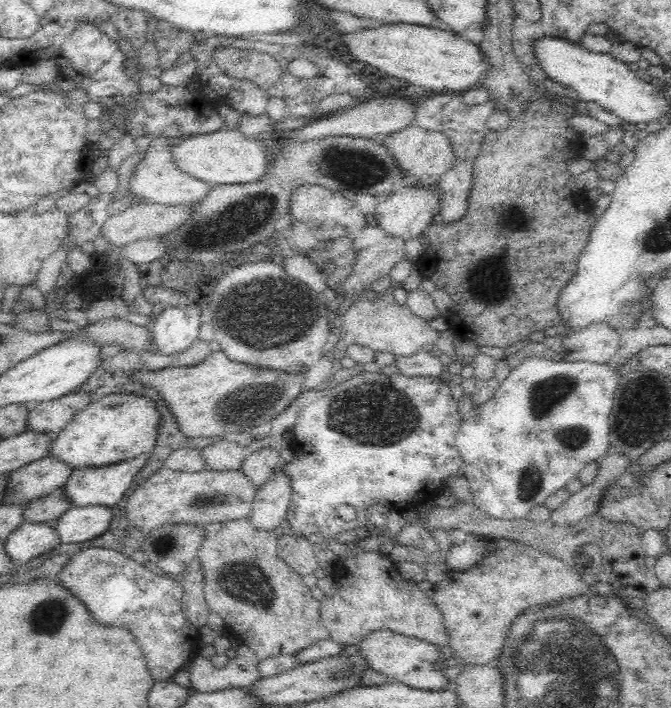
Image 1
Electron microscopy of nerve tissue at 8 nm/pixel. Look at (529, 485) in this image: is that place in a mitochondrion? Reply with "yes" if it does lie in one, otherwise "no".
yes

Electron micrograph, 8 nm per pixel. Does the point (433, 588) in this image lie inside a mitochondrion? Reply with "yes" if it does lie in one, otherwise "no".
no

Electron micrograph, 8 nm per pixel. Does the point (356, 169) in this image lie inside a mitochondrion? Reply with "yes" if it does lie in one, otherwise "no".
yes

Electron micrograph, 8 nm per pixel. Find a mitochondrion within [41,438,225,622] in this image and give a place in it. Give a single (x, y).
(164, 543)

